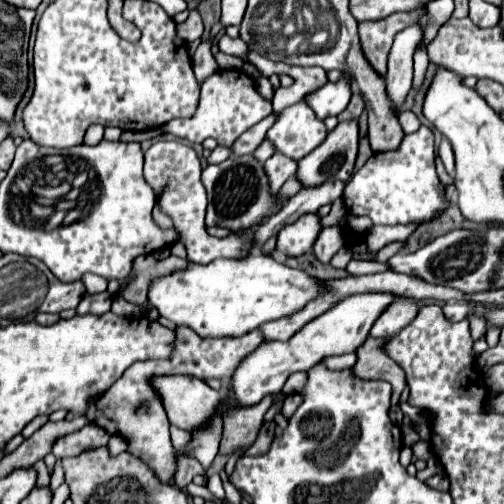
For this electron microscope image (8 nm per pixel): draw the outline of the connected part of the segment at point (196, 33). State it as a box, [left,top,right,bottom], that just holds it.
[176,10,204,42]

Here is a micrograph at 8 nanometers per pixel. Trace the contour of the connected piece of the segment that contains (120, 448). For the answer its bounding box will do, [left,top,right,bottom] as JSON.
[107,435,127,456]

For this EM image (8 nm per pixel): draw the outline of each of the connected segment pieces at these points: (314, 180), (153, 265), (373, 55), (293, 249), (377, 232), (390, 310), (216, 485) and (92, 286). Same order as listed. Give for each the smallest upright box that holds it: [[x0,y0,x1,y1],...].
[[296,122,358,186],[122,254,188,304],[358,8,426,76],[276,214,322,256],[352,224,418,262],[370,300,418,338],[208,474,224,500],[84,274,108,294]]

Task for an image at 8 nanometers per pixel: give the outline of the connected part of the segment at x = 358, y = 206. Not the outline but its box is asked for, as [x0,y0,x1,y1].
[342,126,448,224]

